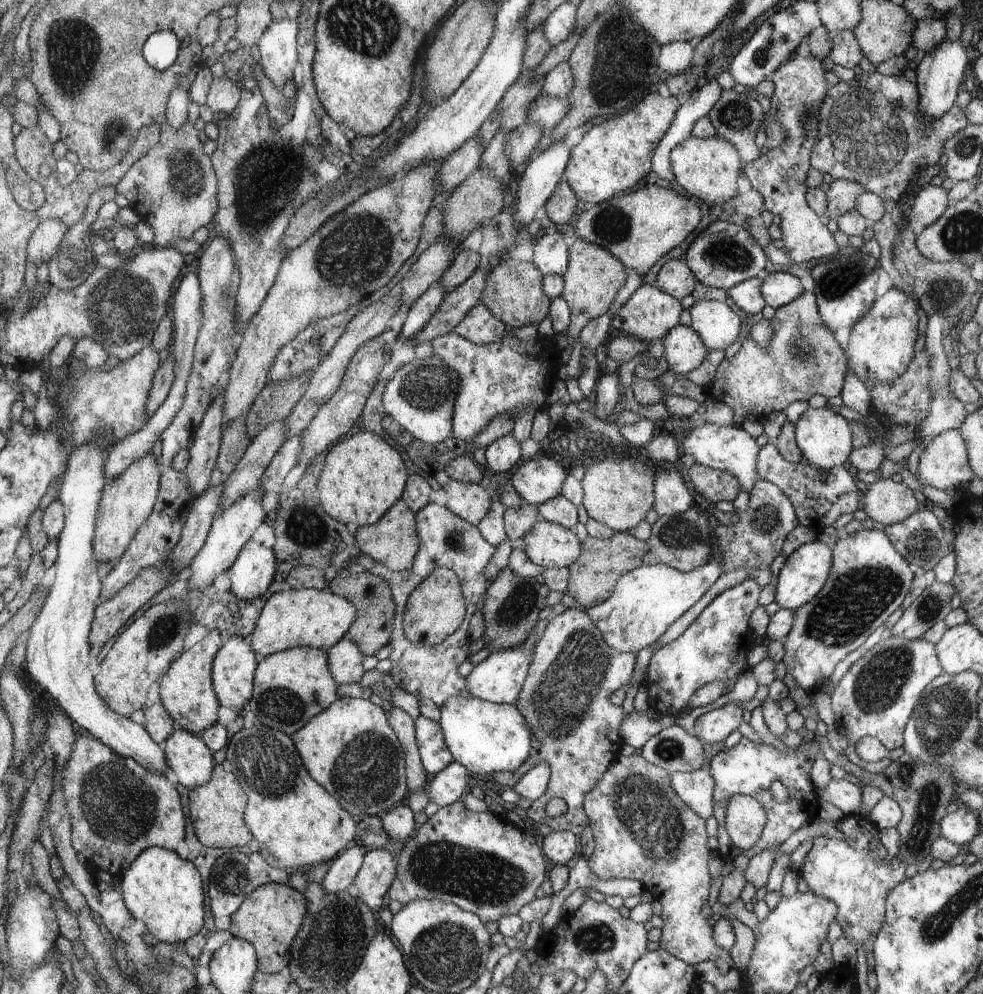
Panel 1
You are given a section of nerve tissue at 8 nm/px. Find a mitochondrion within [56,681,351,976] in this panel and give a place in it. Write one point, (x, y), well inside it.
(113, 800)

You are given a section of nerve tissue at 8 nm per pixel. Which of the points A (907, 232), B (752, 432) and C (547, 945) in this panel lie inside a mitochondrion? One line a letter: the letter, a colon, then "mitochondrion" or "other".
A: other
B: other
C: other

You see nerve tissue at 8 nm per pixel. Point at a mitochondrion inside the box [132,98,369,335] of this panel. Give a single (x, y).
(265, 184)

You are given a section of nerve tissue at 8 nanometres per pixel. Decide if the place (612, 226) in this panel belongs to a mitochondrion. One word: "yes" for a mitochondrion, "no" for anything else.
yes

